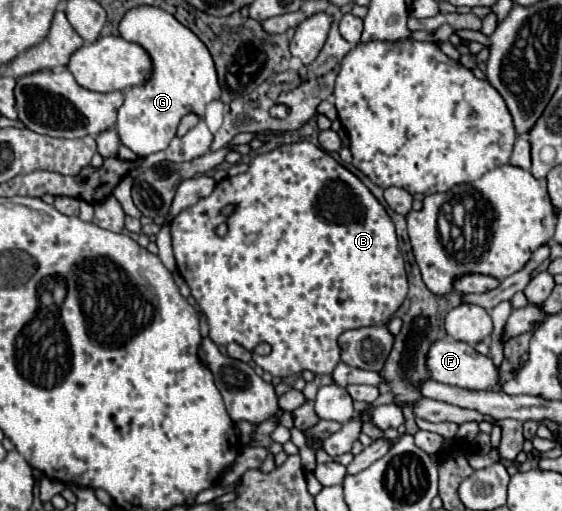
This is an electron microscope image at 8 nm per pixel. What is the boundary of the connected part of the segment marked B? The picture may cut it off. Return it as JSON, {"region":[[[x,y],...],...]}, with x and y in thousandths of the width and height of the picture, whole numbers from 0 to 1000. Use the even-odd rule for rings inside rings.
{"region":[[[552,276],[456,303],[438,339],[395,350],[370,386],[313,421],[302,456],[317,530],[370,624],[374,663],[384,675],[416,667],[438,683],[473,667],[484,679],[480,695],[448,703],[491,738],[530,734],[544,722],[587,734],[605,706],[598,667],[605,652],[690,632],[726,573],[719,507],[687,409],[630,339]],[[406,397],[420,401],[413,425],[395,417]],[[391,436],[406,436],[399,464],[384,460]]]}

